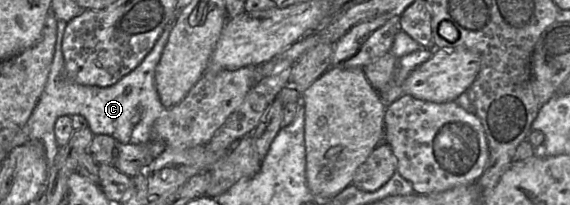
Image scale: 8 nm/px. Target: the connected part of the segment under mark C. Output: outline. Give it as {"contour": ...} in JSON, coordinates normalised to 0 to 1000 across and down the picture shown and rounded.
{"contour":[[[304,93],[288,137],[281,185],[251,298],[205,405],[189,424],[142,415],[118,380],[109,263],[109,195],[118,112],[102,98],[100,195],[82,405],[47,600],[51,678],[68,688],[77,722],[84,824],[93,800],[104,727],[95,624],[100,580],[107,566],[142,561],[153,580],[156,624],[165,659],[191,659],[214,702],[244,683],[254,702],[270,678],[270,595],[291,537],[281,498],[272,424],[272,337],[307,122],[307,98]]]}

